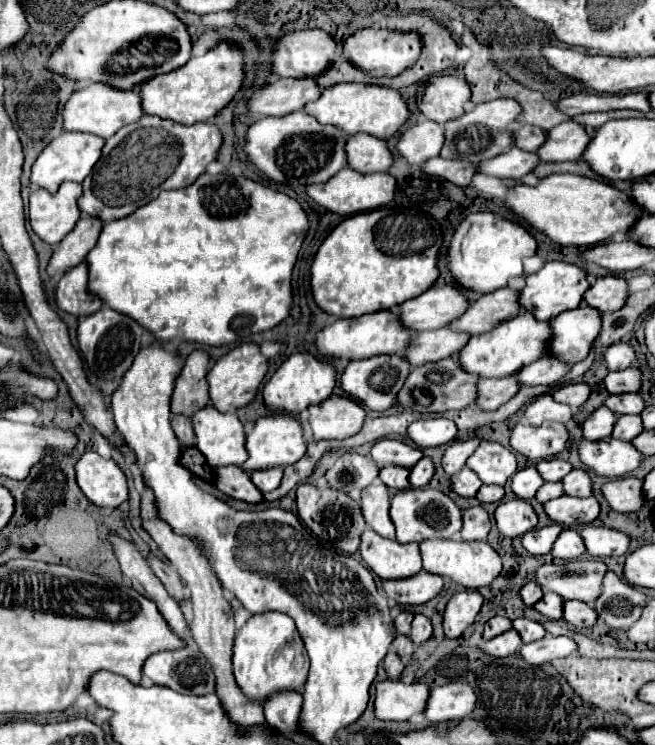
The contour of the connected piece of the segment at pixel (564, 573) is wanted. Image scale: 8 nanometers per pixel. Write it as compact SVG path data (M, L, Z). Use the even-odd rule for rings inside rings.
M574 560L560 564L544 564L534 572L534 580L542 590L552 590L564 600L580 600L592 604L602 590L606 564L596 560Z

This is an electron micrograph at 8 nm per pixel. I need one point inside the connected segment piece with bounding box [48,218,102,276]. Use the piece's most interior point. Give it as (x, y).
(73, 250)

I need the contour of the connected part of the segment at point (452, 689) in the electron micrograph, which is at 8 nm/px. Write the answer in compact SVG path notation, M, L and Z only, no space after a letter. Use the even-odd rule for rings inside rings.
M450 682L438 688L430 688L424 716L430 722L448 722L466 718L476 704L476 694L466 682Z

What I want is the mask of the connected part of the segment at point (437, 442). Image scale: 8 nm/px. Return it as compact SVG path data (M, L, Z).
M430 418L430 420L418 420L410 424L408 438L418 448L434 448L448 444L456 436L456 424L446 418Z

